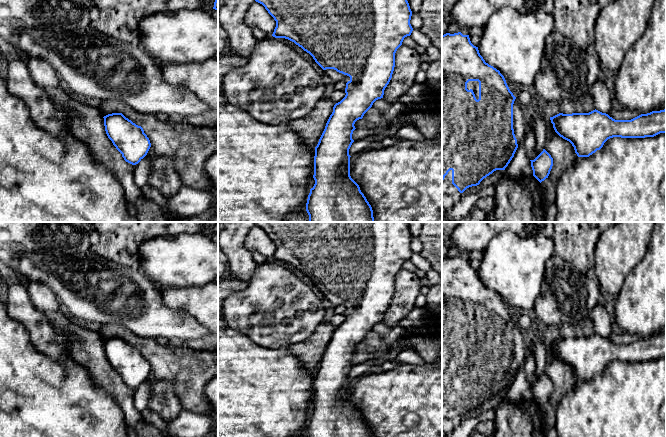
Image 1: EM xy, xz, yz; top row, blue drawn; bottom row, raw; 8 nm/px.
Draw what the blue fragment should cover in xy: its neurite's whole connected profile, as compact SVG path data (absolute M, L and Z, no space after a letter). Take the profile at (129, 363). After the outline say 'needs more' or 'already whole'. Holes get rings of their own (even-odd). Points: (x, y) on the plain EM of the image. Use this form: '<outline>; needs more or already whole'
M122 337L108 338L103 342L106 358L124 384L132 389L138 388L151 371L143 352Z; already whole

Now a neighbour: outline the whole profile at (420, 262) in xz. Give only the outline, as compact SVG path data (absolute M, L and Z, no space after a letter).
M413 253L410 260L418 269L424 272L428 272L432 269L430 262L427 259L425 259L420 253Z

